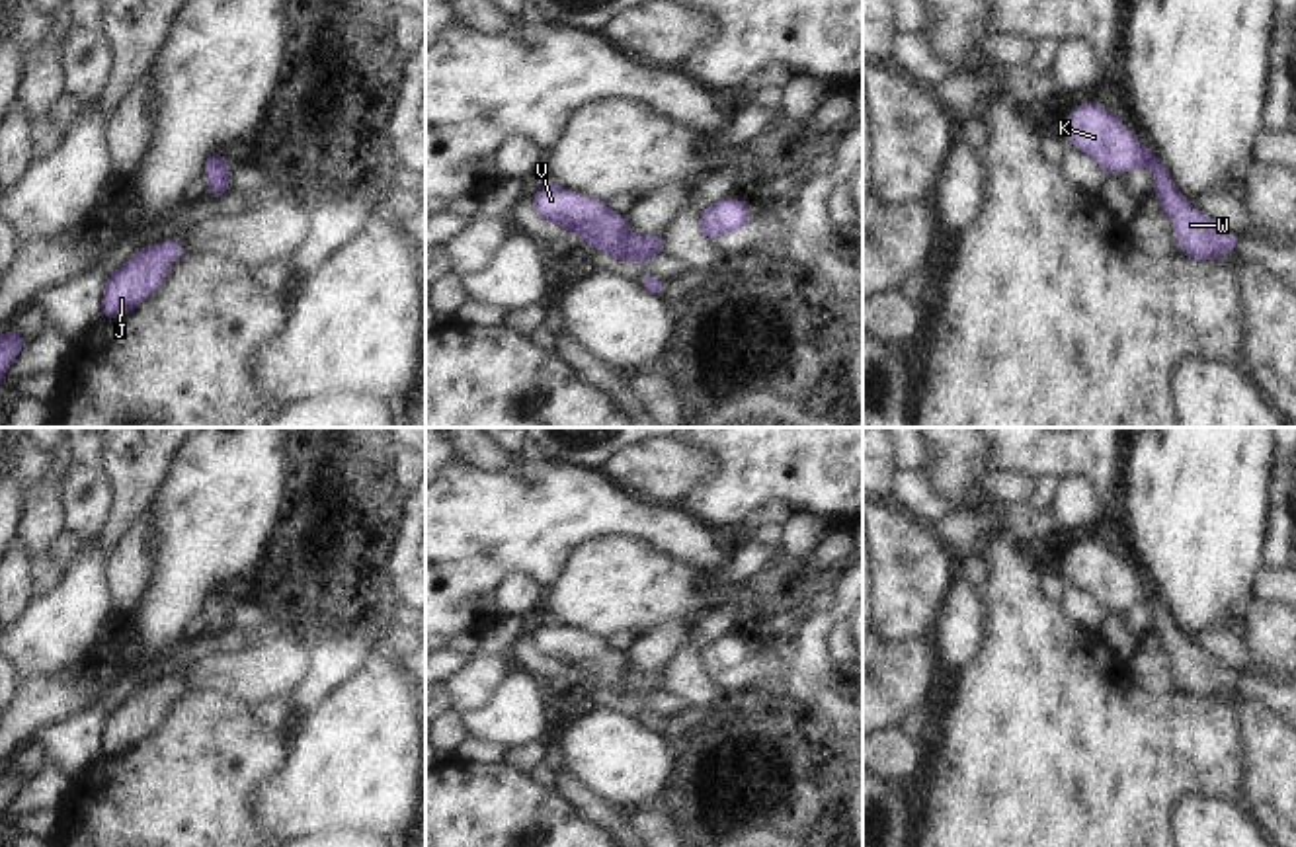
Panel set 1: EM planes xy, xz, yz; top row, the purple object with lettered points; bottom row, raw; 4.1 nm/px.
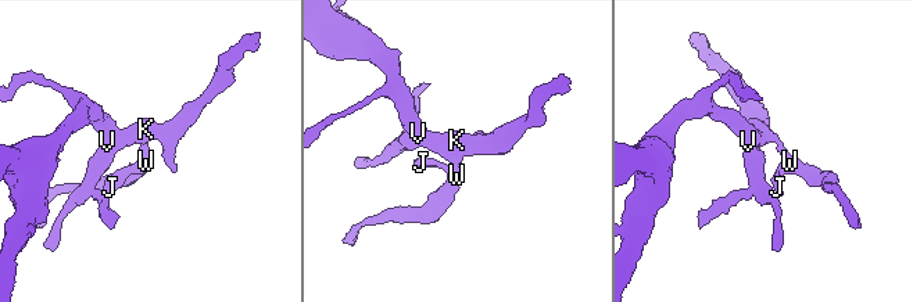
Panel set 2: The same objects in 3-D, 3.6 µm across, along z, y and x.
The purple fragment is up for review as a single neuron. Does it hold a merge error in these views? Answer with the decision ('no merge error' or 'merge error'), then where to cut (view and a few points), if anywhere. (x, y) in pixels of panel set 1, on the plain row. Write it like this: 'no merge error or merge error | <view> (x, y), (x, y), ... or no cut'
no merge error | no cut

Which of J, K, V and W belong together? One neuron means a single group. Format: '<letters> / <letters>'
J K V W

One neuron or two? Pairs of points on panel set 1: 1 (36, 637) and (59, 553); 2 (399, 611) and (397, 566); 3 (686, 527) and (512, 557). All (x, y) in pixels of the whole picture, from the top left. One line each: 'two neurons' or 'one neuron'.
1: two neurons
2: two neurons
3: one neuron

